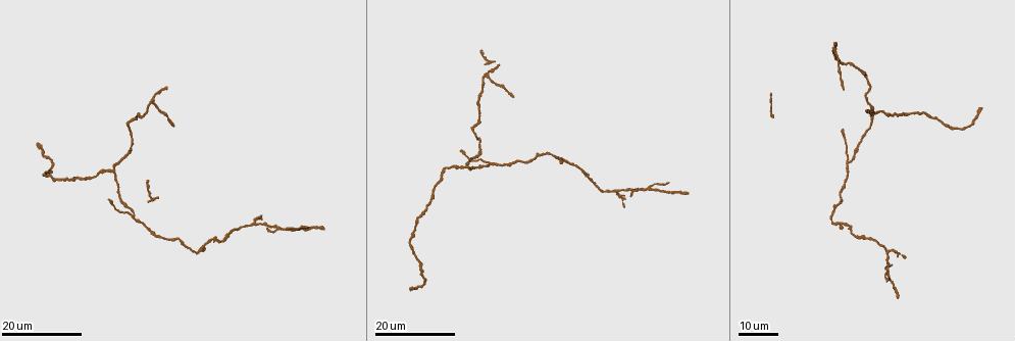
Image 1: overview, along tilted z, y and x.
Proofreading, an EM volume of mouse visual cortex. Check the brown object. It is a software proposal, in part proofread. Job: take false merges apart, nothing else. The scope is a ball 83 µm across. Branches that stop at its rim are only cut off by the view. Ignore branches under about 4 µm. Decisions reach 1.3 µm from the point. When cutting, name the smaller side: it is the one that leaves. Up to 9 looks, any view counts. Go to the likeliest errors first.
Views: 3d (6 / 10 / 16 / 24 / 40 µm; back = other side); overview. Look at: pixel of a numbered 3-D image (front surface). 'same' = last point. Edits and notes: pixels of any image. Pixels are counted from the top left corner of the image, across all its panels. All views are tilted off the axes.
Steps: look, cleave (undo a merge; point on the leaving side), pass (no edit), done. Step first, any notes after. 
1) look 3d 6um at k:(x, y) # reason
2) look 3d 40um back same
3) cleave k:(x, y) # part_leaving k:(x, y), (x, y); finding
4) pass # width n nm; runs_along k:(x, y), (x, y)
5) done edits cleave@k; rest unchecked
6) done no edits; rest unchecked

look 3d 16um at 1:(616, 191) # three arms meet

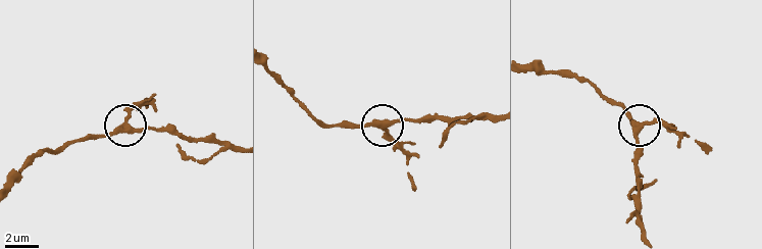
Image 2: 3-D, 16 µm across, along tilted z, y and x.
look 3d 6um at 2:(127, 124)

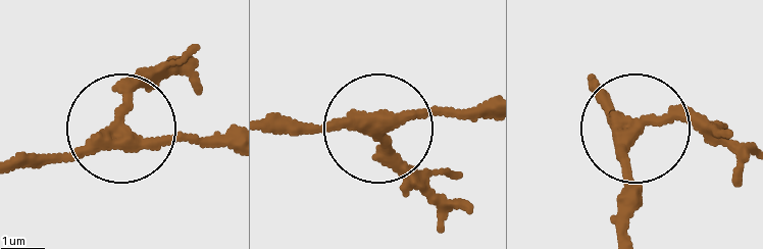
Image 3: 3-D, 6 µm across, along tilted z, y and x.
pass # arms 3; runs_along 3:(15, 166), (100, 149), (129, 90), (159, 67); continuous, no second cell

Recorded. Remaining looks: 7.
look 3d 24um at 1:(846, 162) # three arms meet

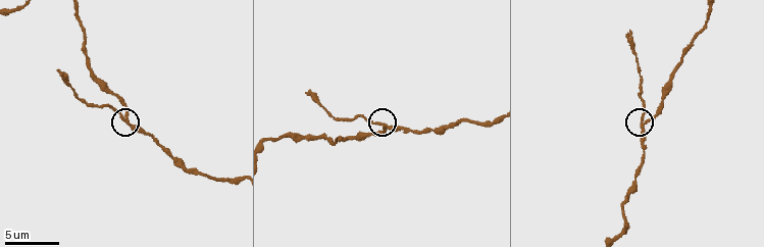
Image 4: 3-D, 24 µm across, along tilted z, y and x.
look 3d 6um at 4:(378, 125)

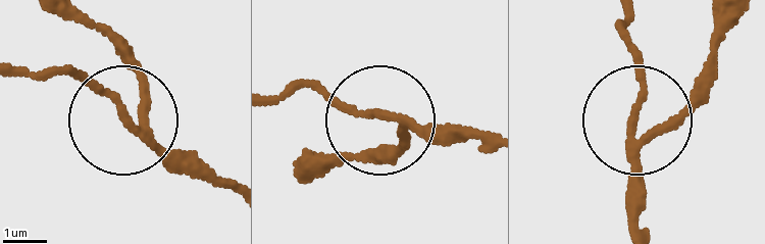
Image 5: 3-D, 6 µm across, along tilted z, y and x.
cleave 5:(92, 89) # width 150 nm; part_leaving 5:(141, 134), (79, 82), (13, 75); a second cell is stuck on

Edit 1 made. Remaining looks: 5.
look overview # see it whole again

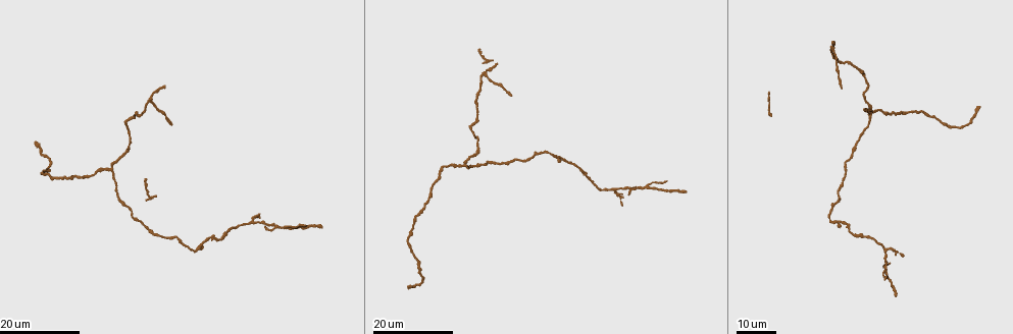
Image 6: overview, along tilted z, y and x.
look 3d 24um at 6:(110, 170) # three-way junction

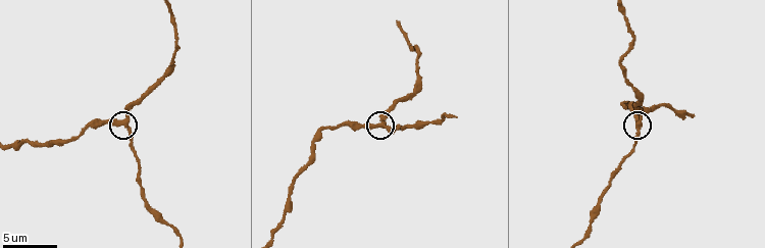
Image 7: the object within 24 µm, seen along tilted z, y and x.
look 3d 6um at 7:(639, 123)

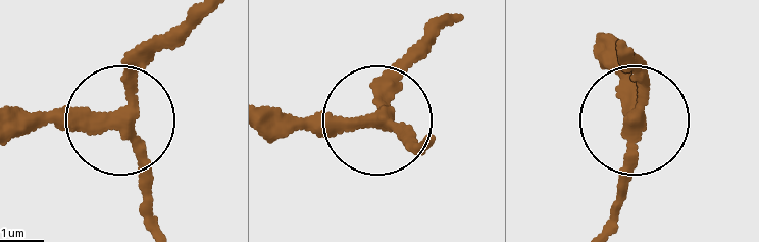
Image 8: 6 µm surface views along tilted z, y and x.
pass # width 280 nm; runs_along 8:(153, 220), (124, 126), (14, 128); continuous, no second cell

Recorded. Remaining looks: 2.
look 3d 16um at 6:(201, 246) # three-way junction

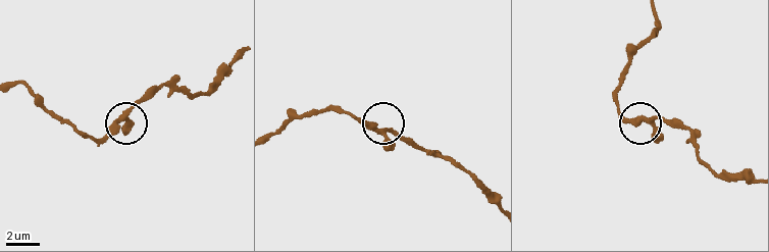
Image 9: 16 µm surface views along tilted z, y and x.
look 3d 6um at 9:(123, 117)

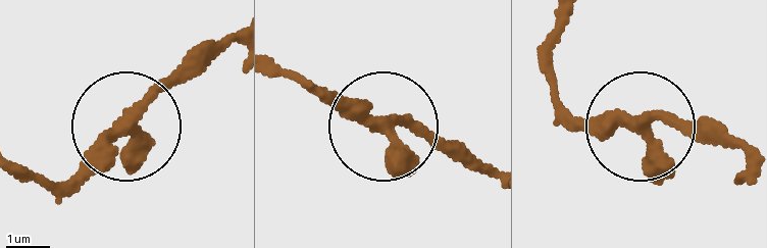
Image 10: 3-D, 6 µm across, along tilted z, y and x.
pass # width 260 nm; one cell here

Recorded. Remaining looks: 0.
done edits cleave@5; rest unchecked

